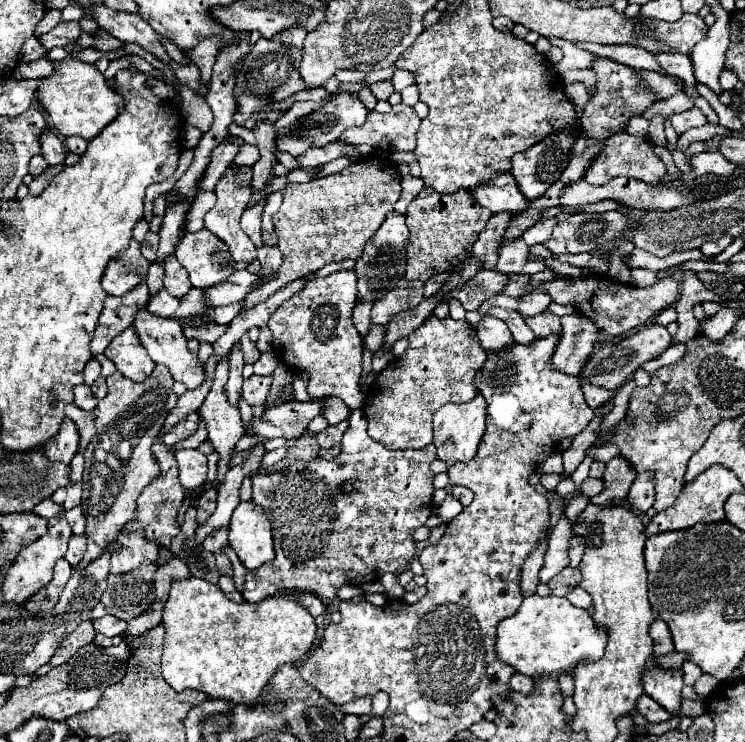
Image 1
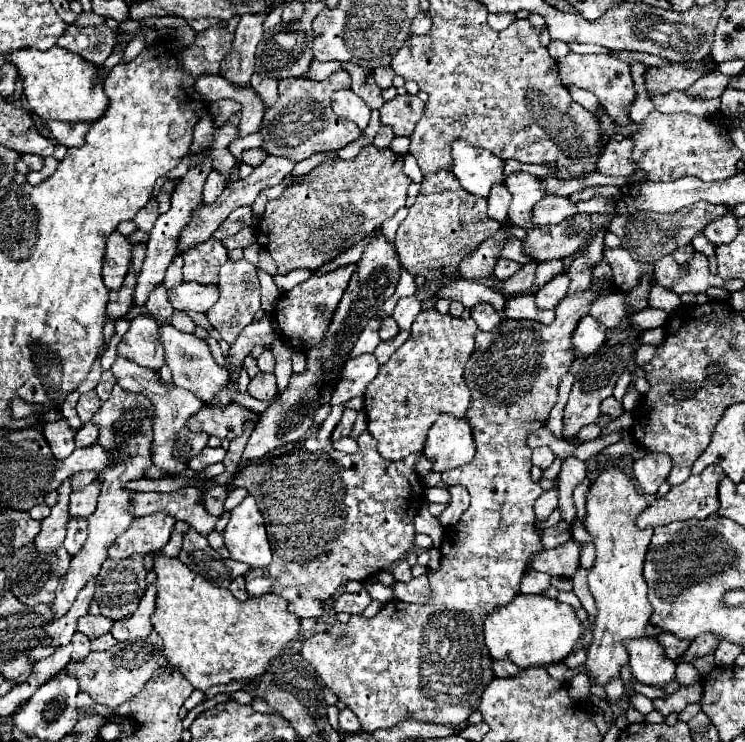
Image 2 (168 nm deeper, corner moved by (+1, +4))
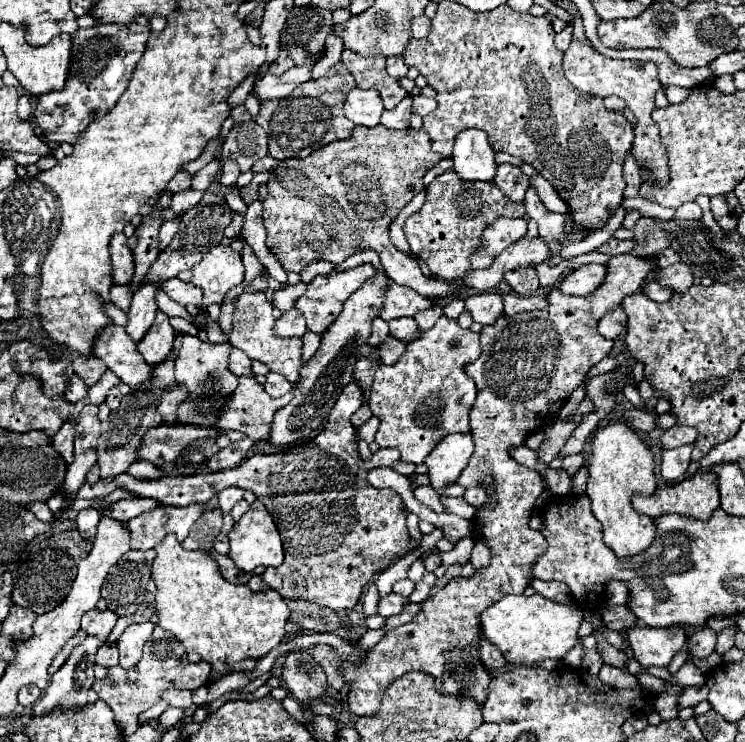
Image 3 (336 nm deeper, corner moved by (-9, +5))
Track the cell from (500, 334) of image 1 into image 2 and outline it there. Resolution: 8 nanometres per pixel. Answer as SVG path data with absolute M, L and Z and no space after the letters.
M478 303L476 307L472 307L470 309L470 317L476 321L476 325L478 325L480 331L492 331L502 321L498 317L496 309L492 305L486 305L486 303Z

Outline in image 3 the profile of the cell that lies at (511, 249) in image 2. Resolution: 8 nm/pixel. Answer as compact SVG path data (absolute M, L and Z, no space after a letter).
M498 217L484 230L480 238L480 256L472 256L472 268L490 268L492 260L507 247L516 243L527 232L527 222L522 218Z

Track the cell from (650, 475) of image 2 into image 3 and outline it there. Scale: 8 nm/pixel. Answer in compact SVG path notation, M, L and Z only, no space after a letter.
M680 446L674 450L666 450L662 454L662 462L660 462L660 476L666 482L682 480L686 474L686 468L690 464L690 452L692 452L692 446Z

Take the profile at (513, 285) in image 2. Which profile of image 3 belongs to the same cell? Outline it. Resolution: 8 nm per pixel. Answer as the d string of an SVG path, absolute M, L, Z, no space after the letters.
M558 254L550 256L546 262L536 266L536 274L540 278L540 286L542 288L554 288L556 282L560 280L560 276L566 270L566 260L562 260Z

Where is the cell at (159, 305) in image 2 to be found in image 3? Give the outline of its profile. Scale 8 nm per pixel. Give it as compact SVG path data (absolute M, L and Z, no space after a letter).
M182 334L182 348L176 358L176 380L188 388L188 400L180 406L178 422L216 426L216 412L220 412L220 400L236 388L236 374L228 370L228 344L202 342L196 336Z

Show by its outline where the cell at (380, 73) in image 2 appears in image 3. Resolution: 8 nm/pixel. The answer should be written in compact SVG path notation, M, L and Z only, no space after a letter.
M388 56L388 58L386 58L386 70L388 70L390 76L394 76L394 78L400 80L400 78L406 76L408 66L404 64L402 56Z

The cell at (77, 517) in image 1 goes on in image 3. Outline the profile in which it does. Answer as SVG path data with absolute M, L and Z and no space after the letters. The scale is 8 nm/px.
M172 354L164 364L154 366L154 380L148 380L148 384L140 384L140 388L132 388L120 402L118 410L110 414L106 422L102 422L102 434L98 438L98 466L100 466L100 478L112 480L118 474L124 474L126 468L136 460L136 448L140 446L142 436L148 428L162 424L160 414L156 412L156 400L160 398L160 388L166 388L168 384L174 384L174 360Z

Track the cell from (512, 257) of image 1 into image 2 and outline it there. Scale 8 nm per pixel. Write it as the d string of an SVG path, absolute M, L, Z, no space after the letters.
M498 259L496 267L494 267L494 277L498 277L500 281L506 281L506 279L510 279L514 273L518 273L520 267L522 267L522 265L516 263L516 261L510 261L510 259Z

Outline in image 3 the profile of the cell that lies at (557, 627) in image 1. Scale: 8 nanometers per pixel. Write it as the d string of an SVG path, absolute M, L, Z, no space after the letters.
M540 594L504 596L482 612L484 636L504 654L506 662L516 666L538 664L546 658L562 660L578 642L578 628L584 620L582 612L570 604L558 604Z

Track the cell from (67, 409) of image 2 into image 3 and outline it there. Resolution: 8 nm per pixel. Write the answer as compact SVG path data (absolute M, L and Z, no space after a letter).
M76 376L76 380L72 380L72 384L68 384L68 402L76 404L80 402L84 396L88 394L88 386L84 384L84 380L80 376Z

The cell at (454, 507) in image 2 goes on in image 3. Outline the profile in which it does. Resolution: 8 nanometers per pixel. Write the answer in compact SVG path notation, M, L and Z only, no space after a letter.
M480 486L466 488L466 492L464 492L464 500L466 500L468 504L480 508L480 506L486 502L486 492L484 492L484 488L480 488Z

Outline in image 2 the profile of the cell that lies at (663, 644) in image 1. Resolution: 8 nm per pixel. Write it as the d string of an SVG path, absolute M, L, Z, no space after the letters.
M662 633L662 635L658 635L658 641L666 647L668 657L670 657L672 661L676 661L676 663L680 663L682 653L686 653L686 649L688 649L688 645L690 645L690 641L682 641L680 637L674 637L672 633Z

